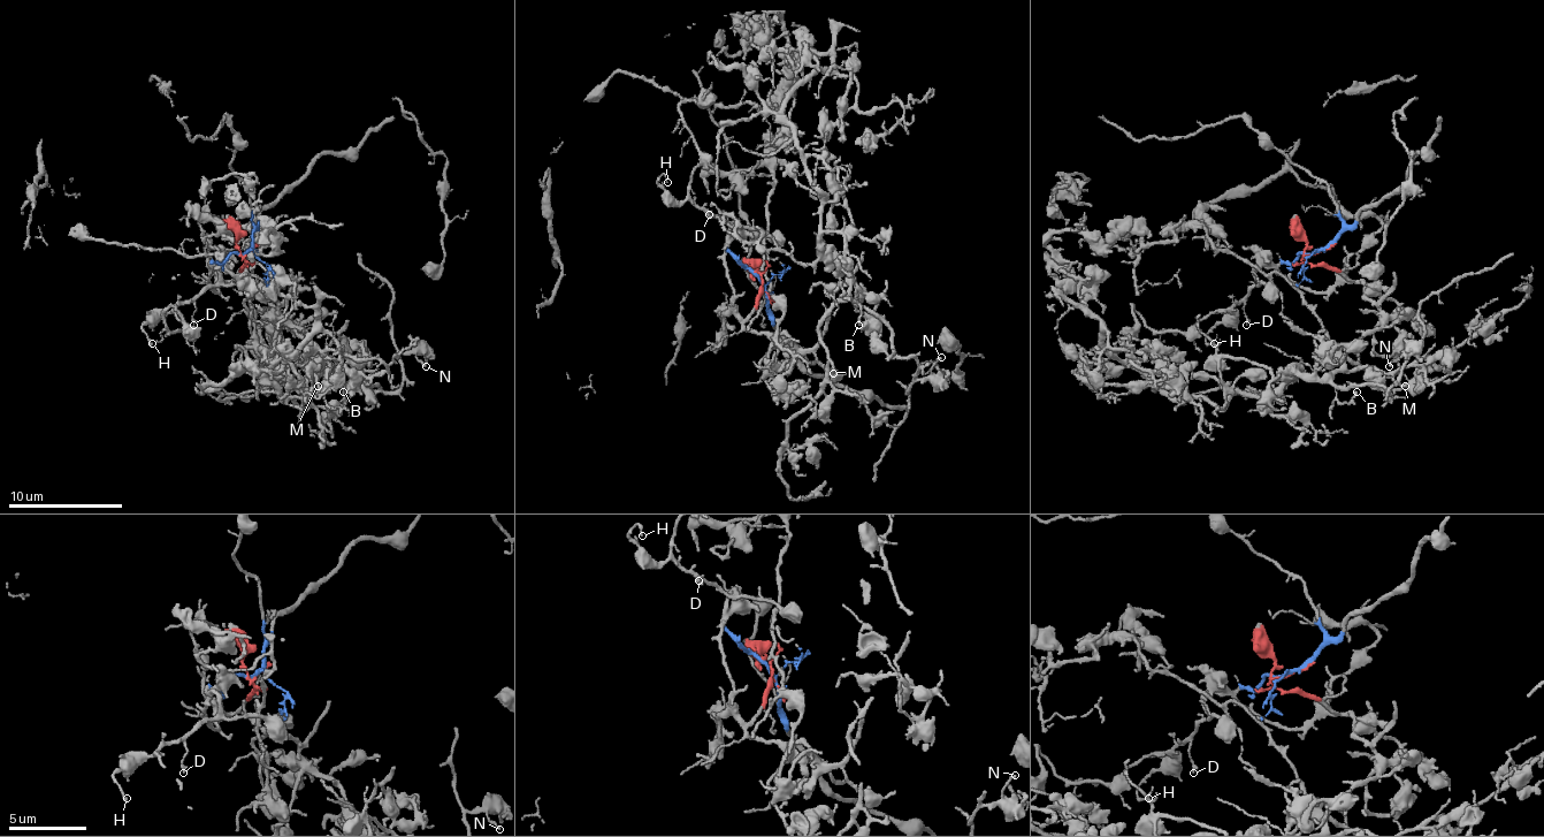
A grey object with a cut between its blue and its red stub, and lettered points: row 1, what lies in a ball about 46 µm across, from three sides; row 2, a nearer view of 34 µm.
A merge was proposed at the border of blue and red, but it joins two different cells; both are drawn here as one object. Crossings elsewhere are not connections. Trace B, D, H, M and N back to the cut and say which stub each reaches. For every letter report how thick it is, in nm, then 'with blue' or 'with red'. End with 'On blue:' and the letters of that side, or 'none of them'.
B: 110 nm thick; with red
D: 130 nm thick; with blue
H: 160 nm thick; with blue
M: 140 nm thick; with red
N: 150 nm thick; with red
On blue: D, H

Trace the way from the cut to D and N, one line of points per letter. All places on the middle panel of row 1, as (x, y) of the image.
D: (762, 286), (728, 248), (731, 226), (711, 211), (708, 214)
N: (762, 286), (762, 274), (744, 325), (794, 348), (850, 302), (891, 331), (918, 379), (941, 356)

